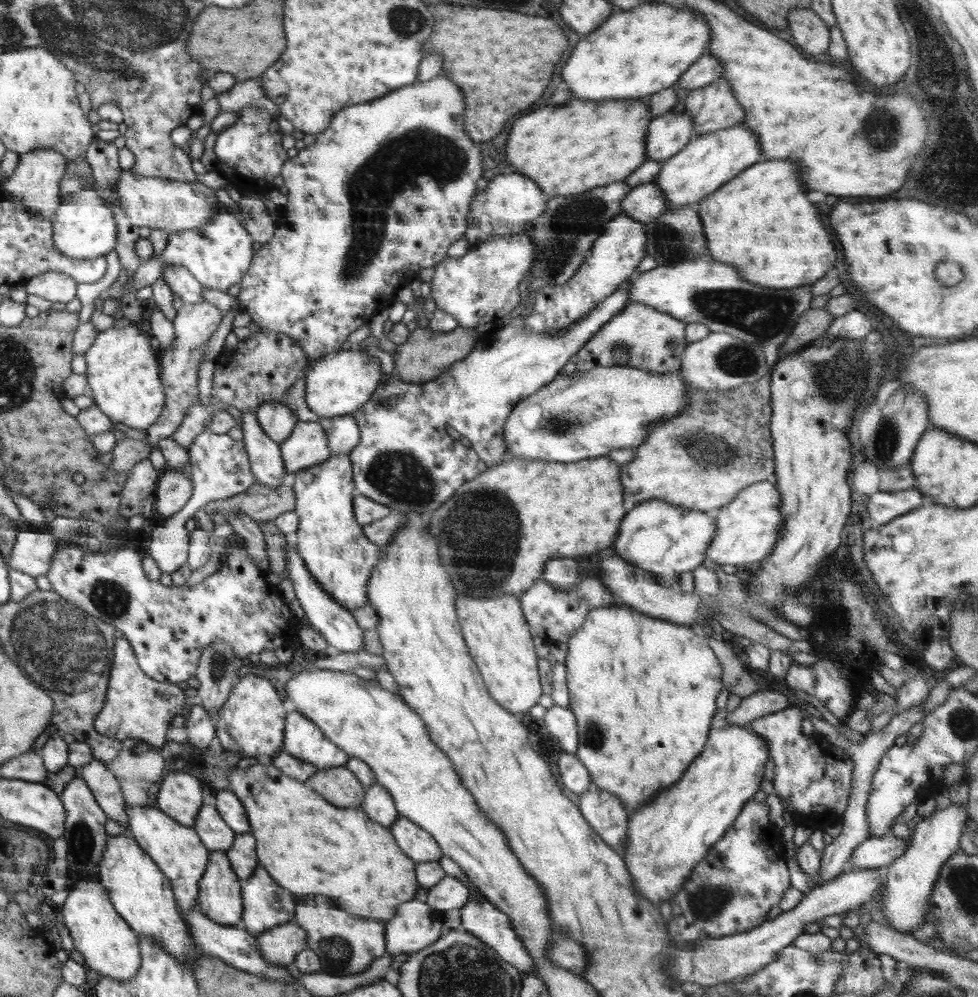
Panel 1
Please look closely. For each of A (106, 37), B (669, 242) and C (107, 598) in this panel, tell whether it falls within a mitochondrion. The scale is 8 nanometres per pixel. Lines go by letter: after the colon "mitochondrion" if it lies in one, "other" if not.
A: mitochondrion
B: mitochondrion
C: mitochondrion

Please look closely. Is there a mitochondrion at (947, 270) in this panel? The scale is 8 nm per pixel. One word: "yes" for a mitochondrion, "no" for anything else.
yes

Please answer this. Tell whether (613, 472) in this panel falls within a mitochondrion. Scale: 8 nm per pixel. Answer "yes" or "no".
no

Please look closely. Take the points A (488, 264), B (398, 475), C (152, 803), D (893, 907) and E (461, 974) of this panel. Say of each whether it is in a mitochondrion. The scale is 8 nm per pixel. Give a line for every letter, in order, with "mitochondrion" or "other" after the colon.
A: other
B: mitochondrion
C: other
D: other
E: mitochondrion

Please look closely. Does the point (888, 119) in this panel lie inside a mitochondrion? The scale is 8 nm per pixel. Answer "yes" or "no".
yes

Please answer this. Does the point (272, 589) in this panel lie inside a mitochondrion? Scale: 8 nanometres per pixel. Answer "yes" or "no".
no

